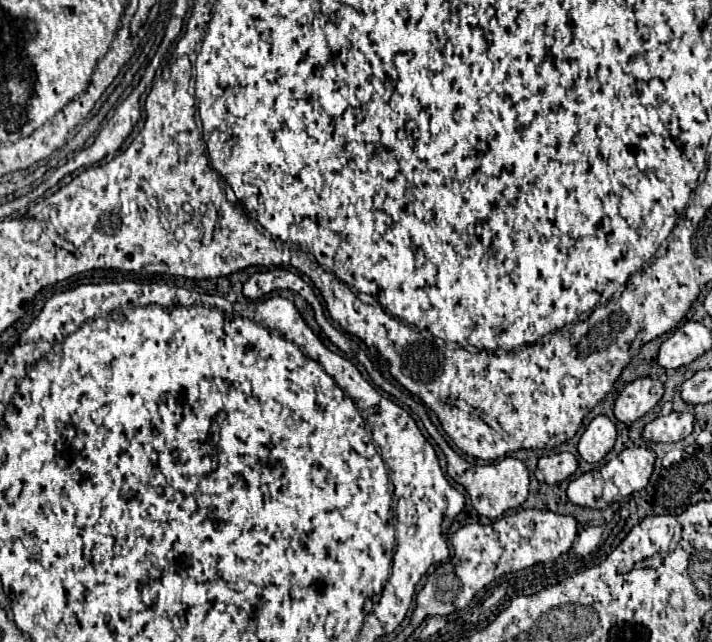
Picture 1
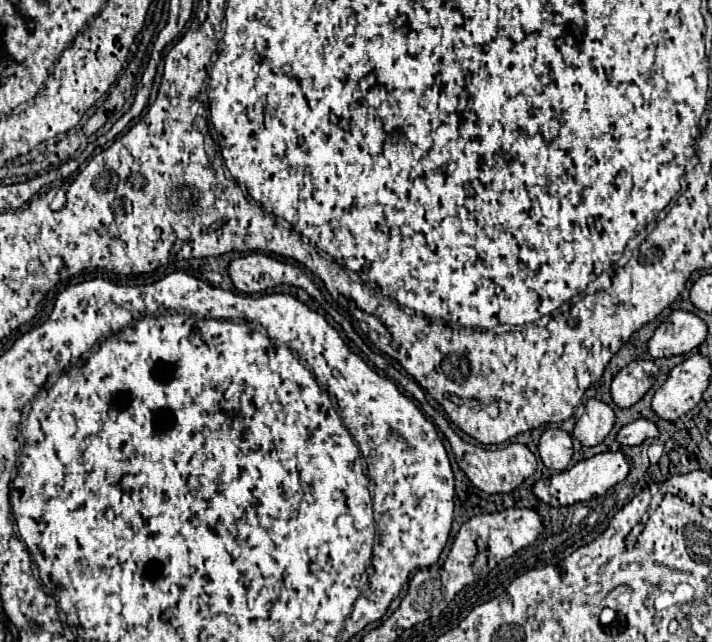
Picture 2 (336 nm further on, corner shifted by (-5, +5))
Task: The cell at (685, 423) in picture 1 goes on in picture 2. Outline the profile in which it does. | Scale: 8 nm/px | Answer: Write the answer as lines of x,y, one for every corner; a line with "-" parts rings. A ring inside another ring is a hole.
639,418
627,426
623,426
617,434
617,442
623,446
641,446
645,440
655,440
661,436
661,430
645,418

